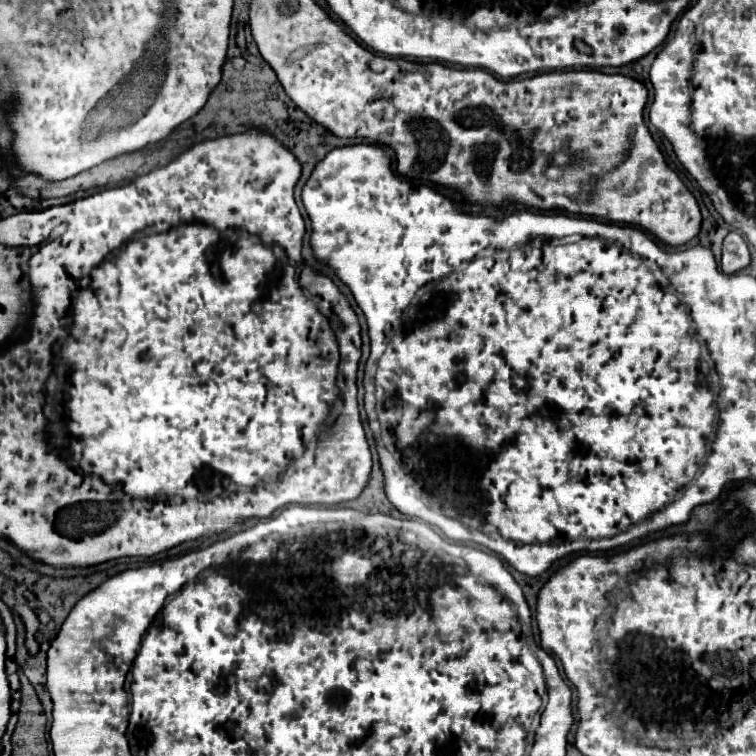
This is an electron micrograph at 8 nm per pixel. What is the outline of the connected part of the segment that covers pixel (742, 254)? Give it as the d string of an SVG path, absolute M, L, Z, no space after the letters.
M729 232L723 242L723 258L721 258L721 268L725 274L735 274L749 266L751 256L745 240L737 232Z

